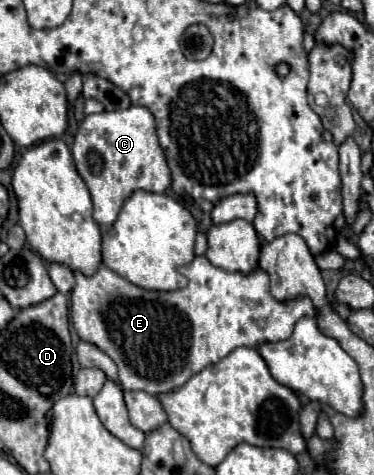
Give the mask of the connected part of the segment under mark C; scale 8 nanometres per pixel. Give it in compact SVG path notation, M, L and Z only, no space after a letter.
M145 106L85 116L75 134L73 160L91 192L93 220L97 224L111 226L125 198L137 188L161 194L171 186L171 172L155 134L155 120Z

